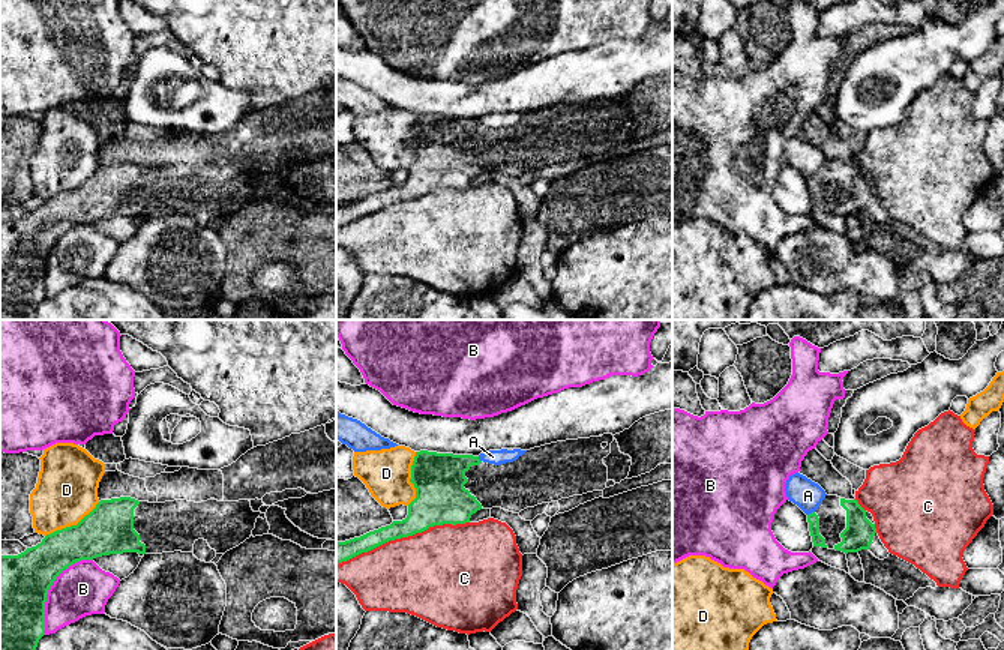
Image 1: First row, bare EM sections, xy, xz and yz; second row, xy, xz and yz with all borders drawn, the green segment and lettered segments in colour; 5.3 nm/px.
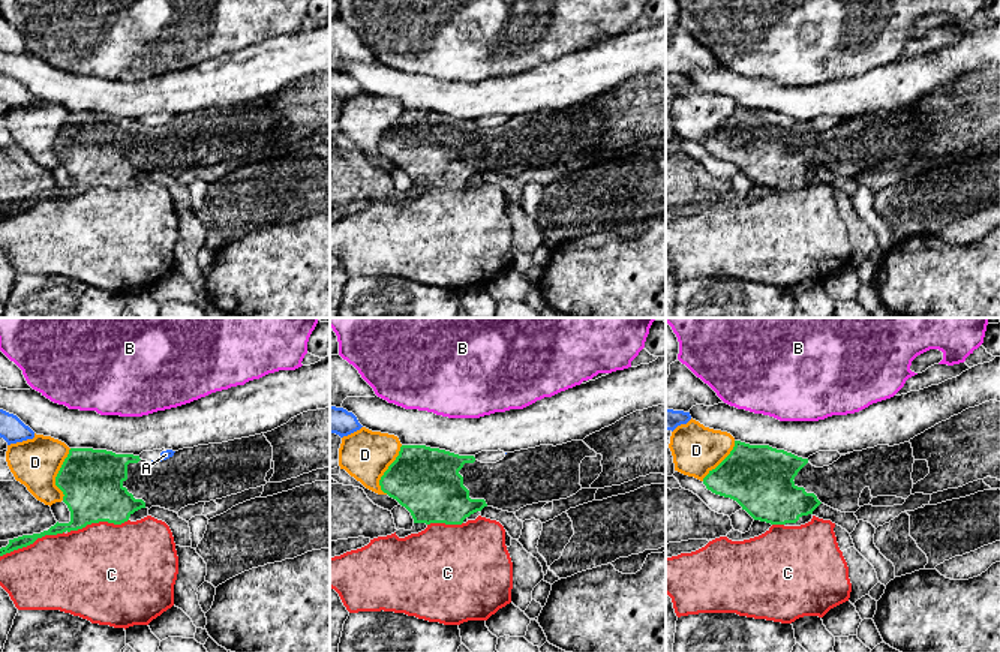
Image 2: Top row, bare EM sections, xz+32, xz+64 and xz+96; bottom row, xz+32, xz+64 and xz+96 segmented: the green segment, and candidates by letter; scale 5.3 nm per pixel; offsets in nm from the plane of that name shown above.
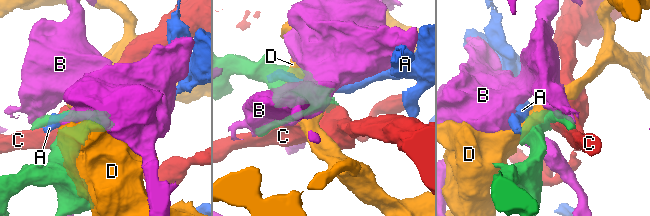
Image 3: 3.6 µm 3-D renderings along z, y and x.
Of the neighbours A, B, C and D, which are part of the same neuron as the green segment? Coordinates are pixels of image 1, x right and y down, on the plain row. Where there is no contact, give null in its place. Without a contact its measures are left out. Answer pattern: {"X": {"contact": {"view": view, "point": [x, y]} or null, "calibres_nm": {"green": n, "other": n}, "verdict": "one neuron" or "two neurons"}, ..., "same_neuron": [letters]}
{"A": {"contact": {"view": "yz", "point": [812, 176]}, "calibres_nm": {"green": 60, "other": 160}, "verdict": "two neurons"}, "B": {"contact": {"view": "xy", "point": [48, 252]}, "calibres_nm": {"green": 460, "other": 280}, "verdict": "two neurons"}, "C": {"contact": {"view": "xz", "point": [402, 200]}, "calibres_nm": {"green": 240, "other": 460}, "verdict": "two neurons"}, "D": {"contact": {"view": "xy", "point": [72, 189]}, "calibres_nm": {"green": 280, "other": 320}, "verdict": "two neurons"}, "same_neuron": []}

